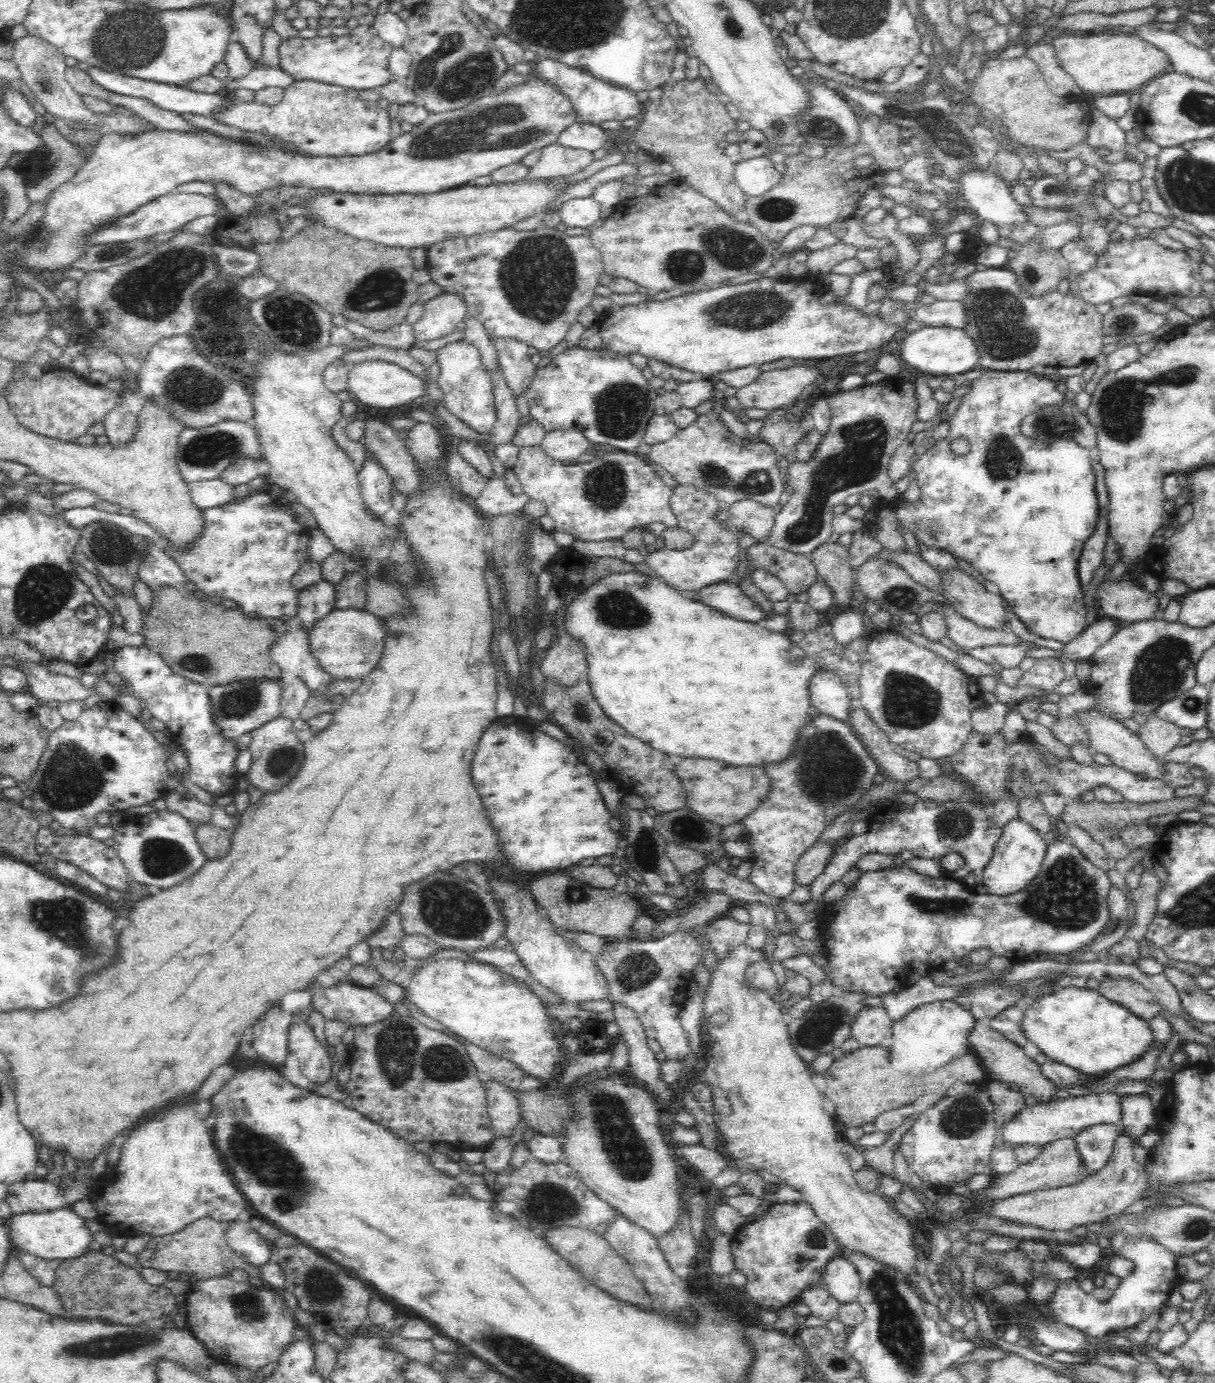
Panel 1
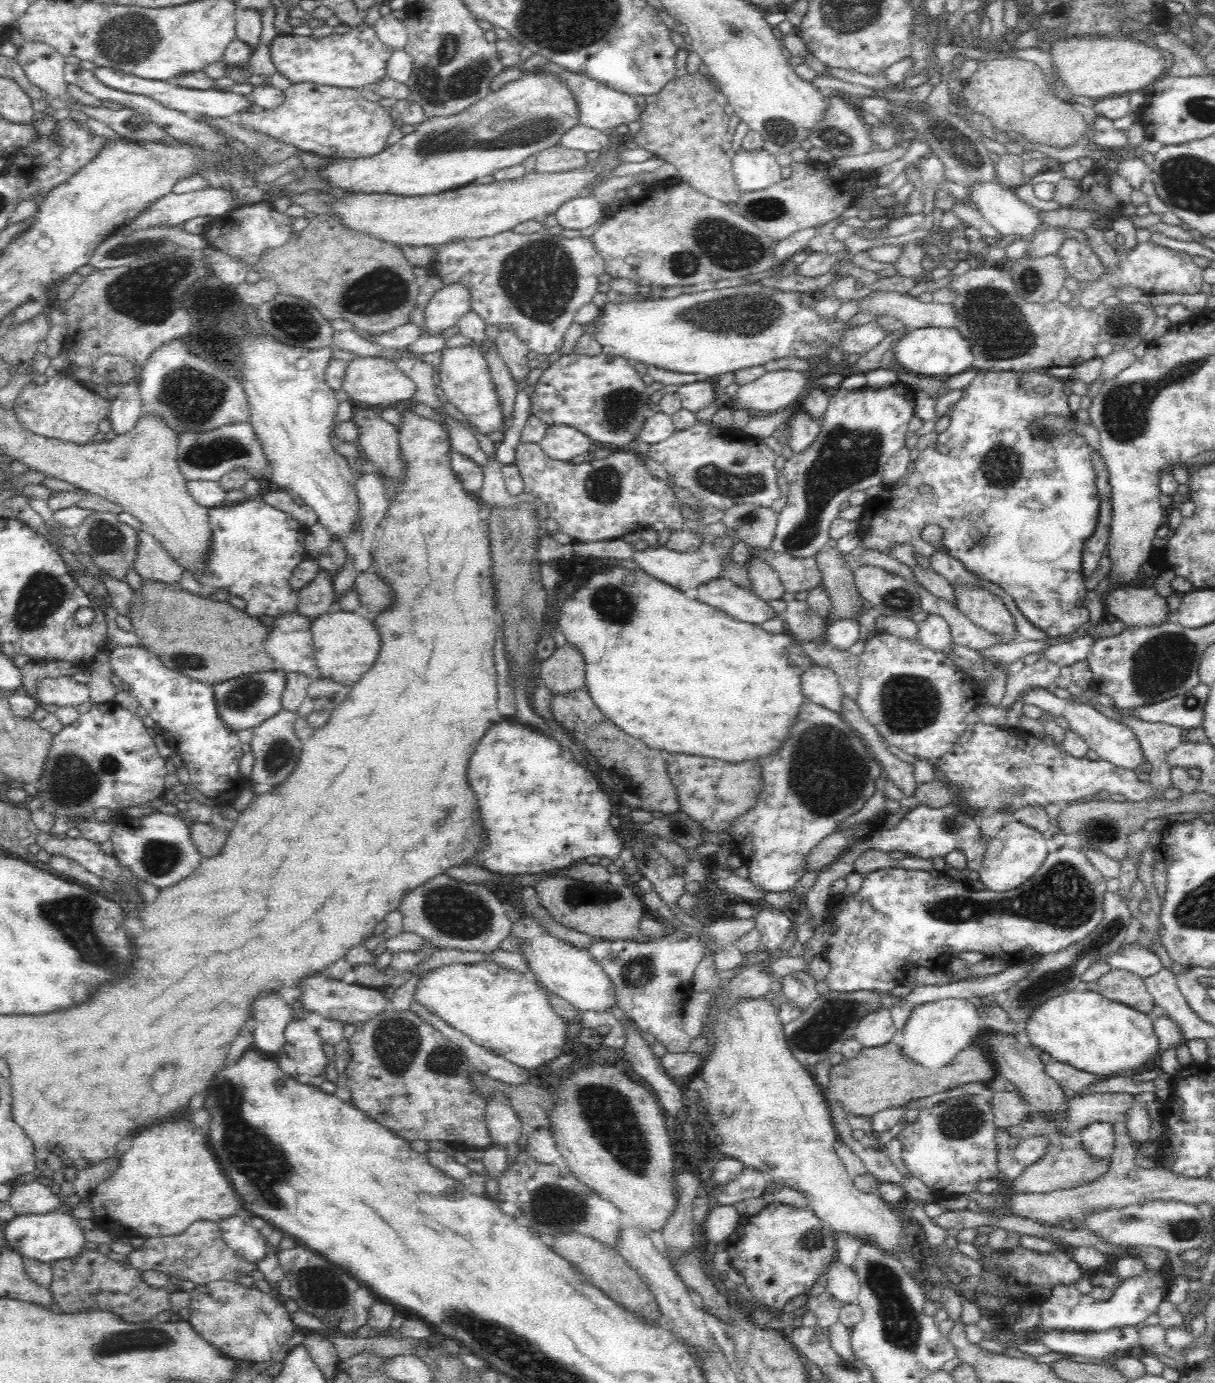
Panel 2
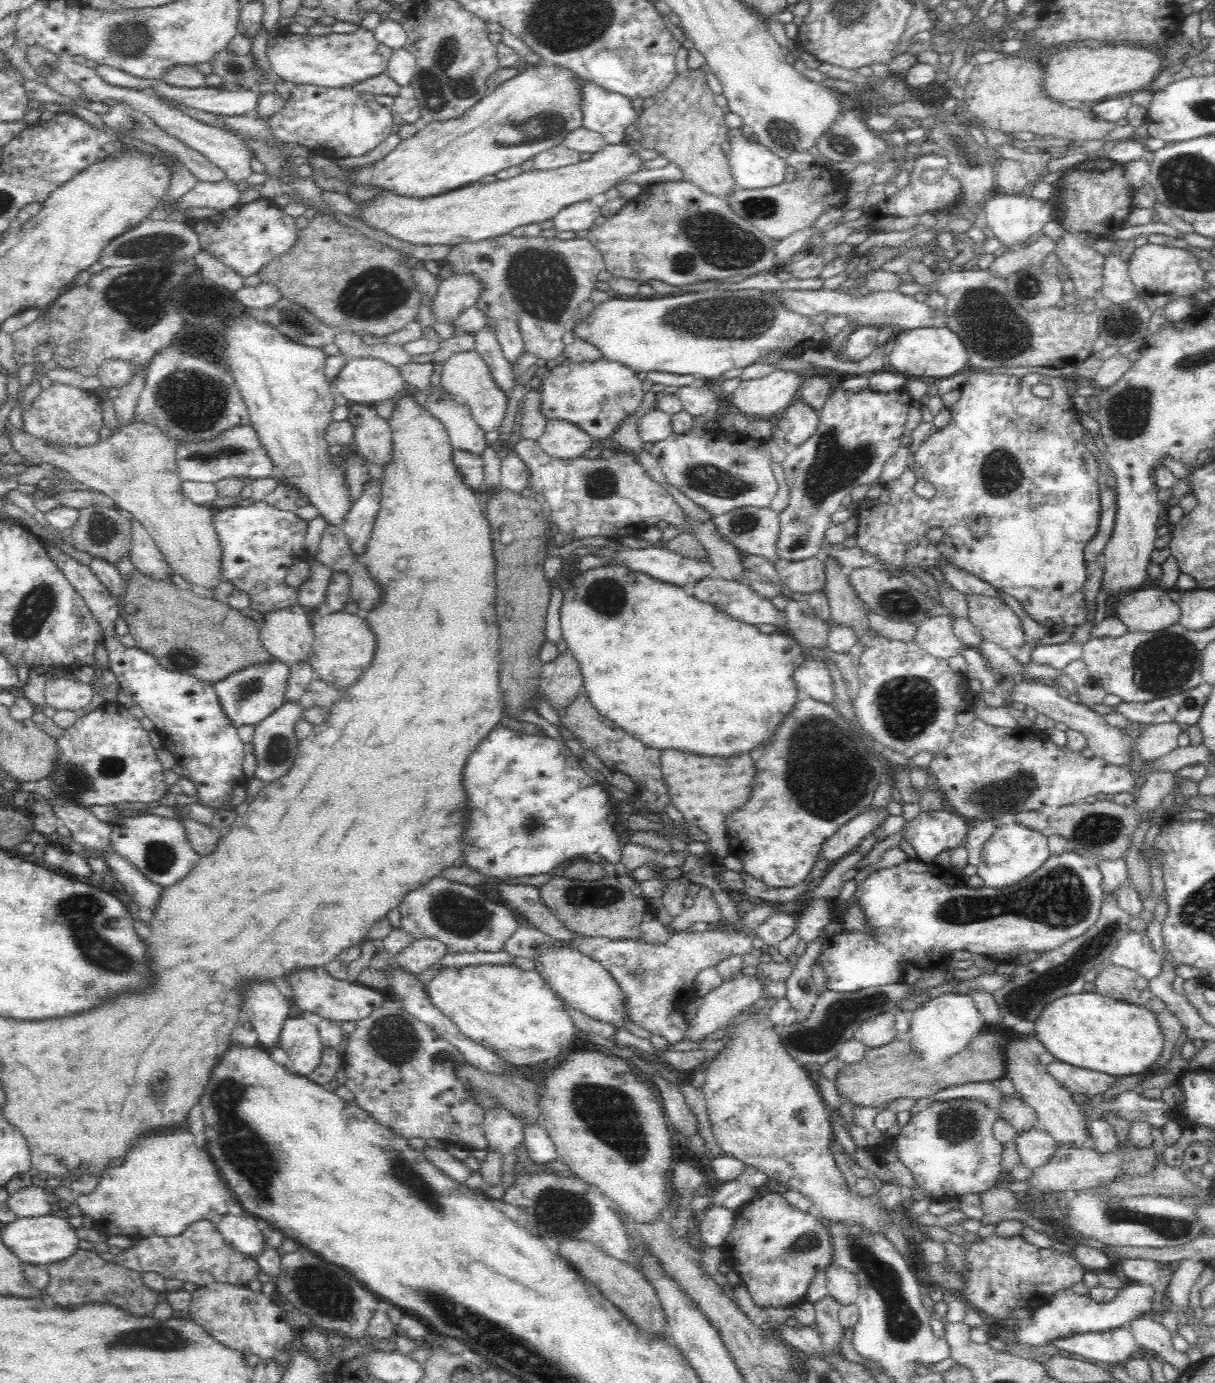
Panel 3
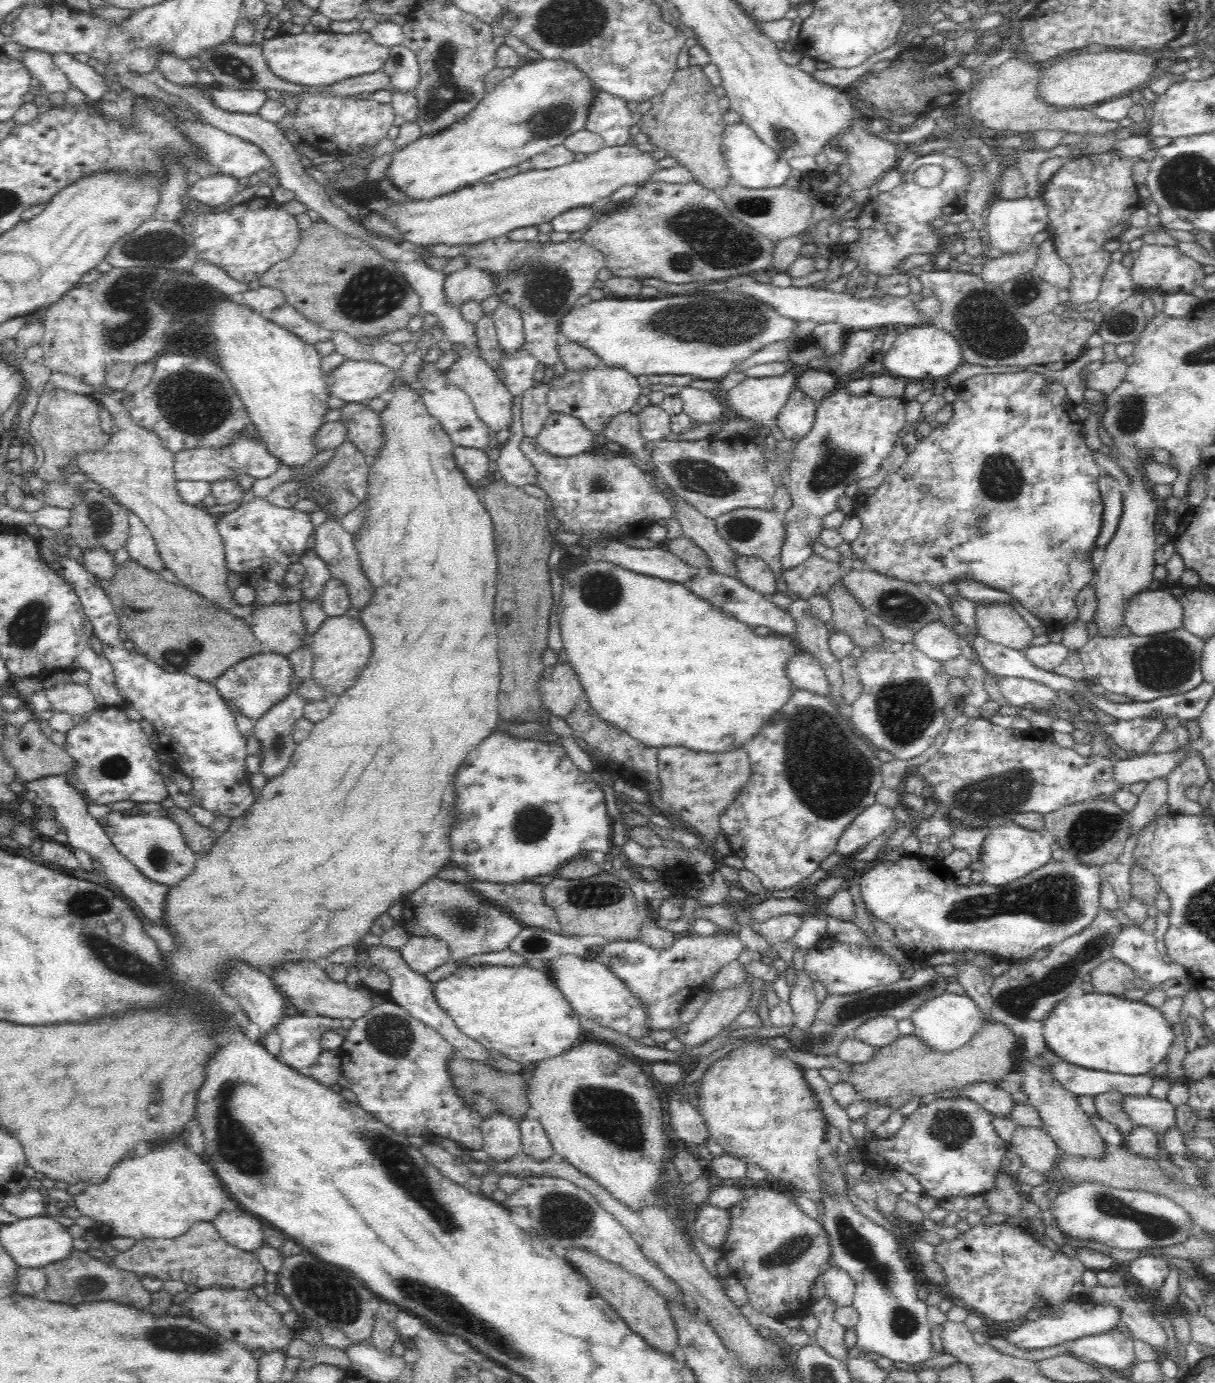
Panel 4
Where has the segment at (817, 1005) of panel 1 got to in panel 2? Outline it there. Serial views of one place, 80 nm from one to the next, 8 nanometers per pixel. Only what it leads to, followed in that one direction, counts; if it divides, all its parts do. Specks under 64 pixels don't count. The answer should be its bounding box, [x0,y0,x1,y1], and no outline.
[783,990,892,1069]

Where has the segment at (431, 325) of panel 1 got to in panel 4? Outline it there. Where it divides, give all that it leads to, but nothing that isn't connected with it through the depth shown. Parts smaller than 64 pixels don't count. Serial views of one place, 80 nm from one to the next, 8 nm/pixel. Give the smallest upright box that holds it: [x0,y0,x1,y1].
[444,264,499,307]

